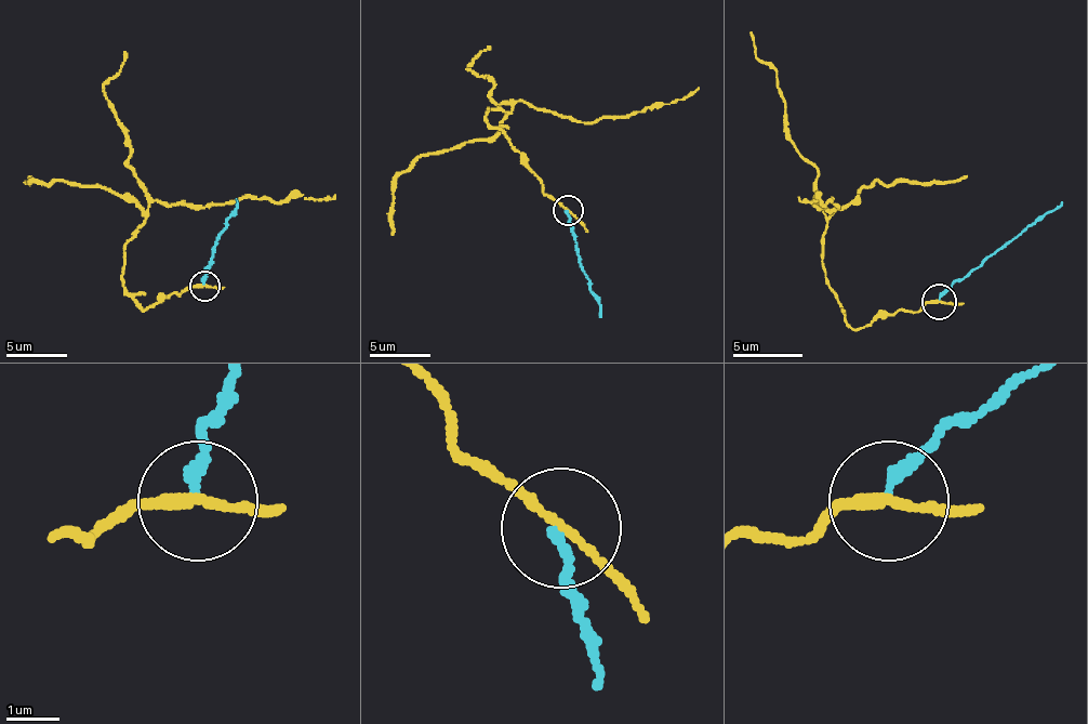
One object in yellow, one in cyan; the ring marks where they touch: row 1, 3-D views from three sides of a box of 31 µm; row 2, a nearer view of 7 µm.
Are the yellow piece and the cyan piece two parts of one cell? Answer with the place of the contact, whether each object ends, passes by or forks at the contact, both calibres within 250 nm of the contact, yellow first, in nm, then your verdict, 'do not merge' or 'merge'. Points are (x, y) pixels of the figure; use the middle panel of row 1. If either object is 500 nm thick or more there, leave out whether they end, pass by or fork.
place (568, 210); yellow passes by; cyan ends; calibres 150 and 220 nm; do not merge

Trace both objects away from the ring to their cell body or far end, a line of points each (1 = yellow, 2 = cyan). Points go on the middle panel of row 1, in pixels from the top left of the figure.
1: (567, 209), (543, 192), (488, 109), (509, 113), (525, 100), (597, 121), (698, 88)
2: (567, 209), (575, 255), (600, 316)

